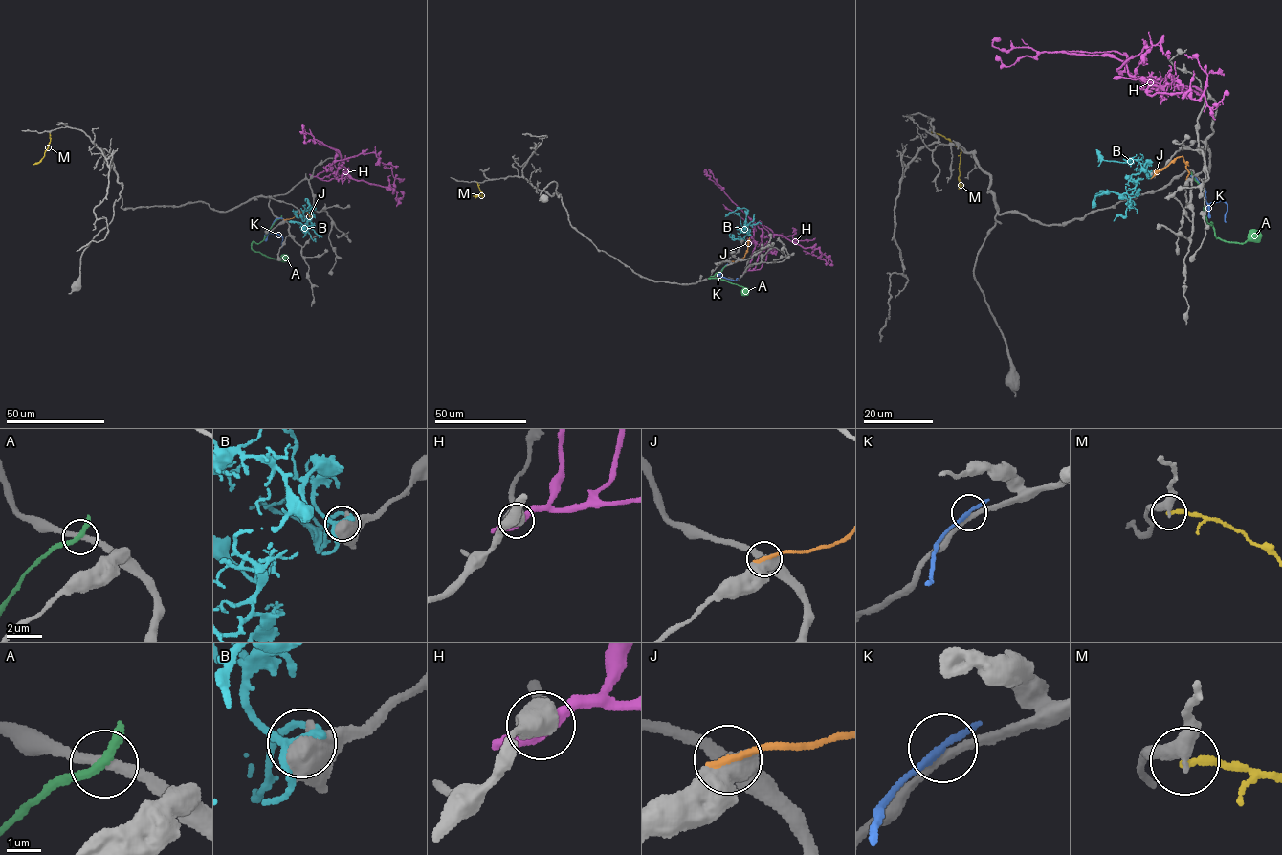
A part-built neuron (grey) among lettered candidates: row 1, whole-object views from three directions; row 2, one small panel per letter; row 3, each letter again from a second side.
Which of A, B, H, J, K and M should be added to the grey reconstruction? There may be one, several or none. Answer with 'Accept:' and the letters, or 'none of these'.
Accept: none of these

